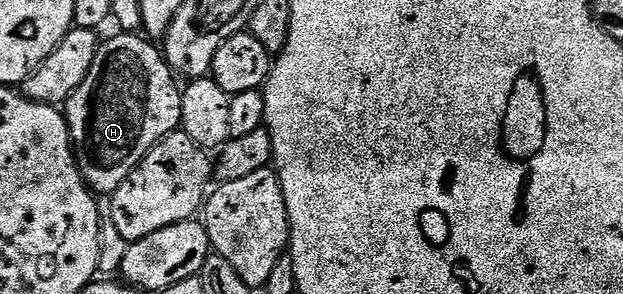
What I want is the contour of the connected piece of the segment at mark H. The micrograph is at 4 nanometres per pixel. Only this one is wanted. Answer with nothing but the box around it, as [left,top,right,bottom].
[65,33,183,197]

